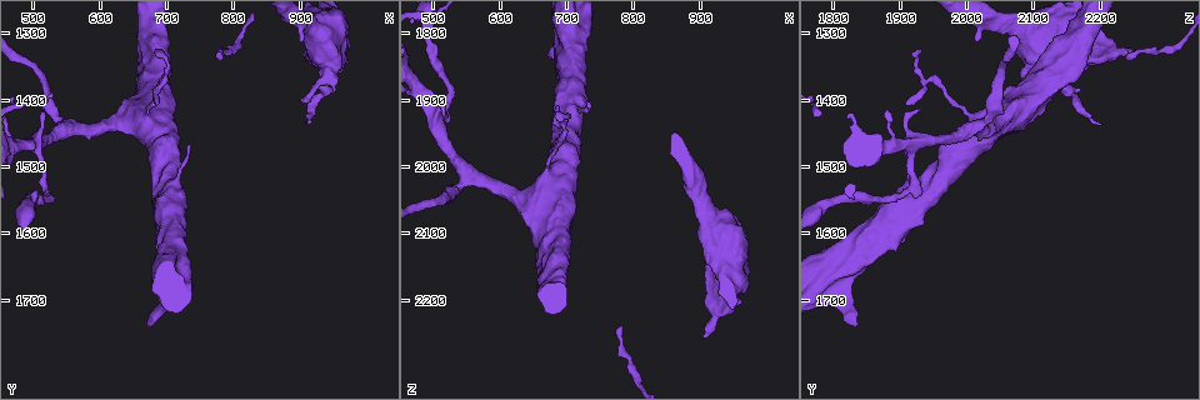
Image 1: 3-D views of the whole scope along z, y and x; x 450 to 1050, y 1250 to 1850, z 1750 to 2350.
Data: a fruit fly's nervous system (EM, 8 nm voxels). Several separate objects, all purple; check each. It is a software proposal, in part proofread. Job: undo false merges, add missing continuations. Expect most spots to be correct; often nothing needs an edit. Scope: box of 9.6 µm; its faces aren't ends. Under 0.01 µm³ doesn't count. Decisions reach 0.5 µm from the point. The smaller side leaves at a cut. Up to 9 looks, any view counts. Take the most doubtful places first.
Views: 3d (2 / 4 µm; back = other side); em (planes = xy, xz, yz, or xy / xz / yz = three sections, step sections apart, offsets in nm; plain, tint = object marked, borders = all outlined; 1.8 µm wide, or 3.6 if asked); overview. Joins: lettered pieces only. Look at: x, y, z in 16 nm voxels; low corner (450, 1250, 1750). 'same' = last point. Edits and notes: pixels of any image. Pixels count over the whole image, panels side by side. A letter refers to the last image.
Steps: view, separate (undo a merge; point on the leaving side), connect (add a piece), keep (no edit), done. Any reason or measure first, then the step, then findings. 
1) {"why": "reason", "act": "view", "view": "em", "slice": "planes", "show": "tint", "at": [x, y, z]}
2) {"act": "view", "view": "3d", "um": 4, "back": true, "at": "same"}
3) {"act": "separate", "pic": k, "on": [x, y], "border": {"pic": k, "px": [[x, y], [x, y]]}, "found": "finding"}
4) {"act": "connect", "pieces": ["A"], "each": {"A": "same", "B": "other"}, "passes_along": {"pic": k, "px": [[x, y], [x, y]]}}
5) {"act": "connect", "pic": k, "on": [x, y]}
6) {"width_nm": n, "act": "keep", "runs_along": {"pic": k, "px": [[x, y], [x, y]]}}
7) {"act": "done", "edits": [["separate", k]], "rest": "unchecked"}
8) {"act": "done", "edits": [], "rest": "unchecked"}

{"why": "sharp bend", "act": "view", "view": "3d", "um": 2, "at": [515, 1530, 1915]}

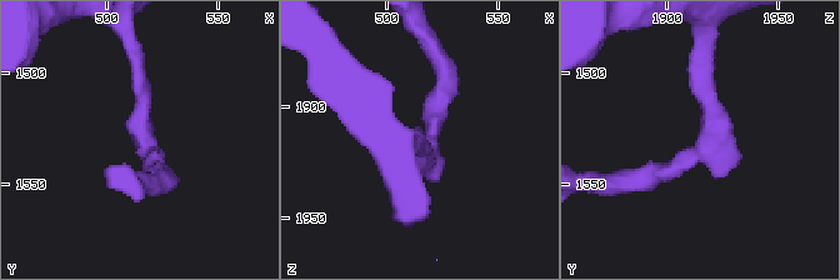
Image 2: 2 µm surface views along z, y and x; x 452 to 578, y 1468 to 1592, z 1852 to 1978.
{"why": "now the EM", "act": "view", "view": "em", "slice": "xz", "step": 8, "show": "tint", "at": [517, 1533, 1916]}

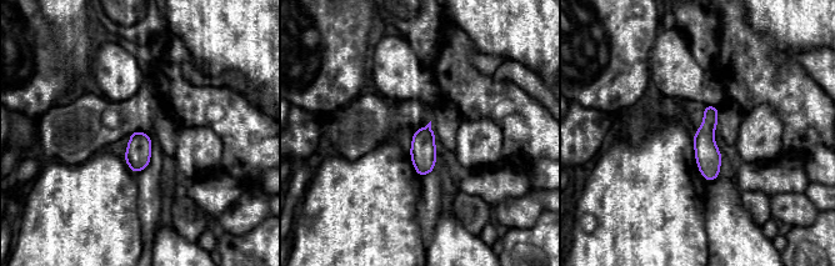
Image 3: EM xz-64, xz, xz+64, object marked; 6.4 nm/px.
{"why": "another direction", "act": "view", "view": "em", "slice": "planes", "show": "borders", "at": "same"}

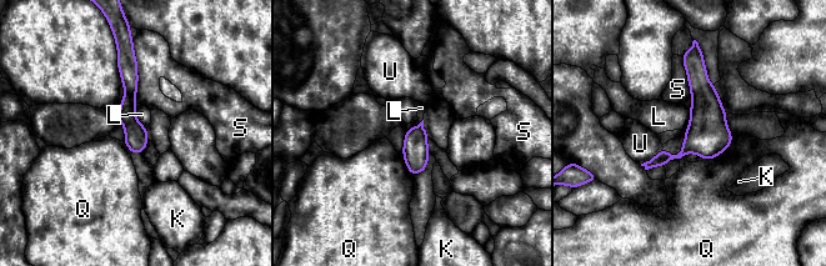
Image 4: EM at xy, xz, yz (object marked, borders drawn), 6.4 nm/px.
{"width_nm": 150, "act": "keep", "each": {"K": "other", "L": "other", "Q": "other", "S": "other", "U": "other"}, "border": {"pic": 4, "px": [[690, 115], [687, 124]]}, "found": "continuous, no second cell"}

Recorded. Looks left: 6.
{"why": "end of a long branch", "act": "view", "view": "3d", "um": 2, "at": [910, 1435, 2200]}

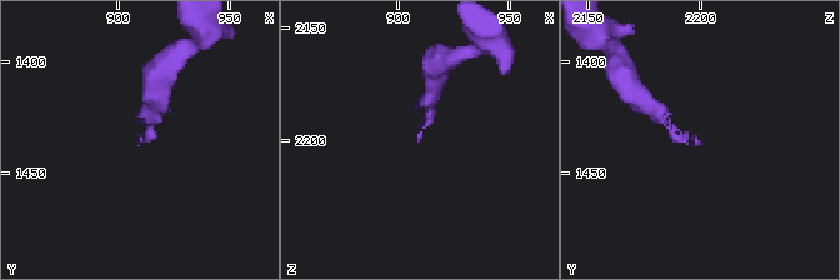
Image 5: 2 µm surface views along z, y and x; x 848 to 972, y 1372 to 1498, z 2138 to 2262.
{"why": "now the EM", "act": "view", "view": "em", "slice": "yz", "step": 8, "show": "borders", "at": [911, 1438, 2199]}

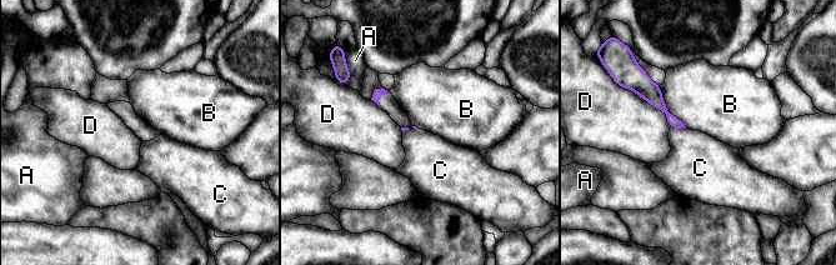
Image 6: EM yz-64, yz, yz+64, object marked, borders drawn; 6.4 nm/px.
{"act": "keep", "each": {"A": "other", "B": "other", "C": "other", "D": "other"}, "runs_along": {"pic": 6, "px": [[649, 83], [654, 98], [677, 125]]}, "found": "no lettered piece goes on from it"}

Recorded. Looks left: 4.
{"why": "an open end", "act": "view", "view": "em", "slice": "planes", "show": "plain", "at": [910, 1335, 2260]}

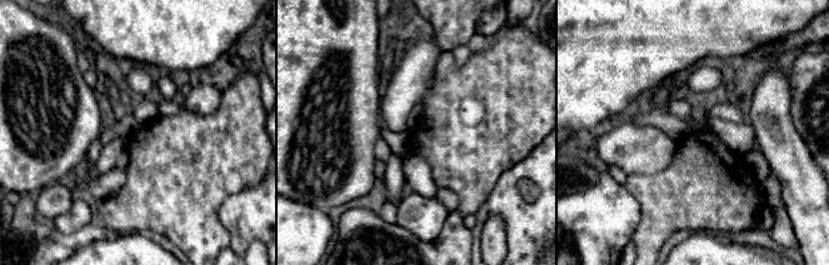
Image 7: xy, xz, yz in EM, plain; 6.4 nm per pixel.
{"act": "view", "view": "em", "slice": "planes", "show": "borders", "at": "same"}

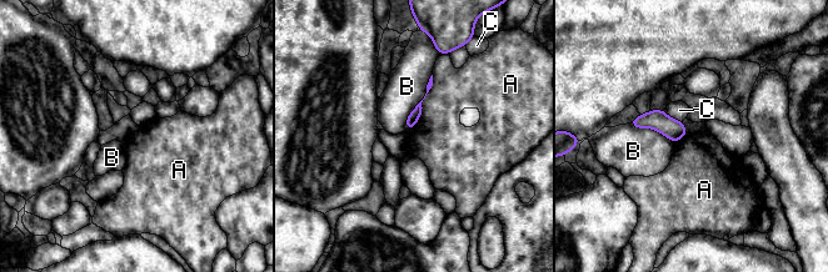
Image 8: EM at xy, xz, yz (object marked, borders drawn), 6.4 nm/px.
{"act": "keep", "each": {"A": "other", "B": "other", "C": "other"}, "border": {"pic": 8, "px": [[433, 75], [420, 117], [409, 130]]}, "found": "none of them fits"}

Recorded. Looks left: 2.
{"why": "an open end", "act": "view", "view": "em", "um": 3.6, "slice": "planes", "show": "borders", "at": [515, 1415, 1925]}

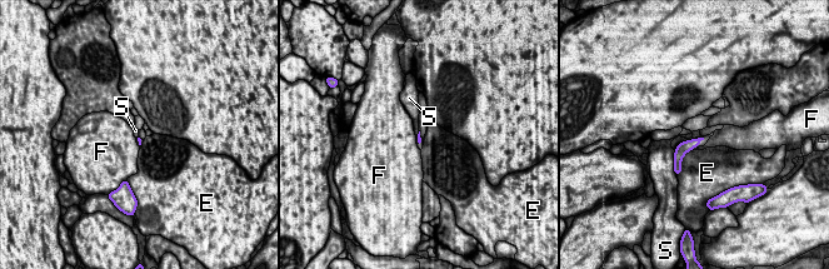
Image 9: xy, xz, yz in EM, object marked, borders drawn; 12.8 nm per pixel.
{"act": "keep", "each": {"E": "other", "F": "other", "S": "other"}, "border": {"pic": 9, "px": [[674, 150], [674, 172], [677, 174]]}, "found": "no lettered piece goes on from it"}

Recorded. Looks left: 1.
{"act": "done", "edits": [], "rest": "unchecked"}

